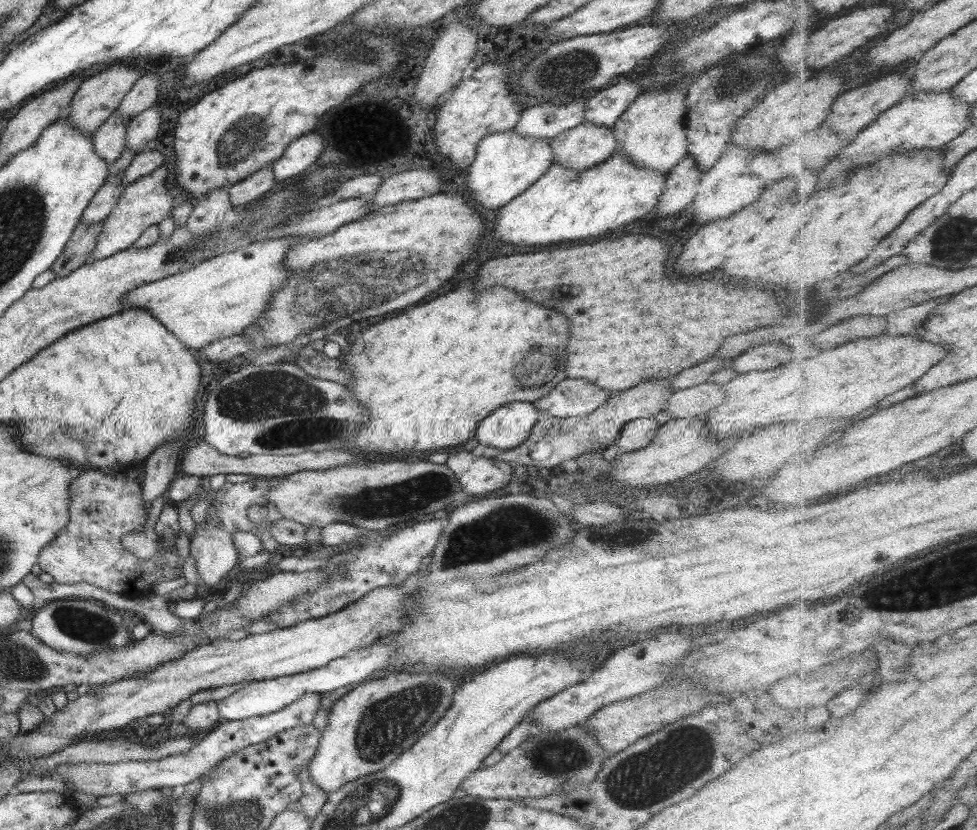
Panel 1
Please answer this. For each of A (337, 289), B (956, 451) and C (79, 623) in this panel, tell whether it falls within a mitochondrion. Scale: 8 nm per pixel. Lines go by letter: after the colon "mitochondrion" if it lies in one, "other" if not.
A: mitochondrion
B: other
C: mitochondrion

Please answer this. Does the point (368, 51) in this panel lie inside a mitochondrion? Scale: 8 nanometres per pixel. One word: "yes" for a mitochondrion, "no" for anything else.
yes

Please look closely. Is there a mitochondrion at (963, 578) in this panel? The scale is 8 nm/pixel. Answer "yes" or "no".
yes

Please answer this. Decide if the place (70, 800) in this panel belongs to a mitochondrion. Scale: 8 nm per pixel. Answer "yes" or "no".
no

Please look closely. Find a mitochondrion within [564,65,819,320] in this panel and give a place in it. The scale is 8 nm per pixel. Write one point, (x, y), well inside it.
(727, 84)

